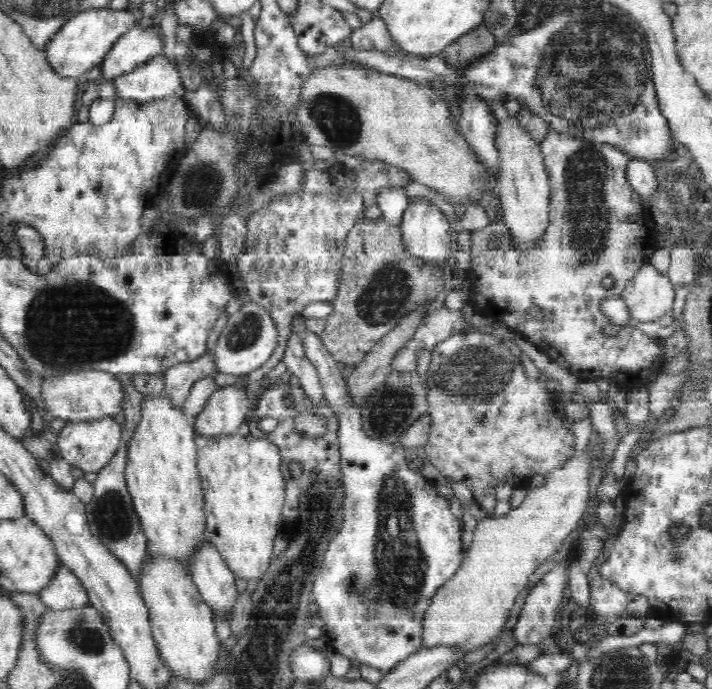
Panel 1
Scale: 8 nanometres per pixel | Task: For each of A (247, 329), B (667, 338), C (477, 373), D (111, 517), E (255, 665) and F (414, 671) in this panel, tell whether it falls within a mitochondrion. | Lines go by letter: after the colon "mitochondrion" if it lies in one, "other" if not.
A: mitochondrion
B: other
C: mitochondrion
D: mitochondrion
E: mitochondrion
F: other

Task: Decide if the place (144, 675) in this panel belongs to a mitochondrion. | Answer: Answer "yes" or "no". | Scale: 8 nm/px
no

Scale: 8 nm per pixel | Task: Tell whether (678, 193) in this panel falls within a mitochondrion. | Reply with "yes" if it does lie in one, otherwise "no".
no

